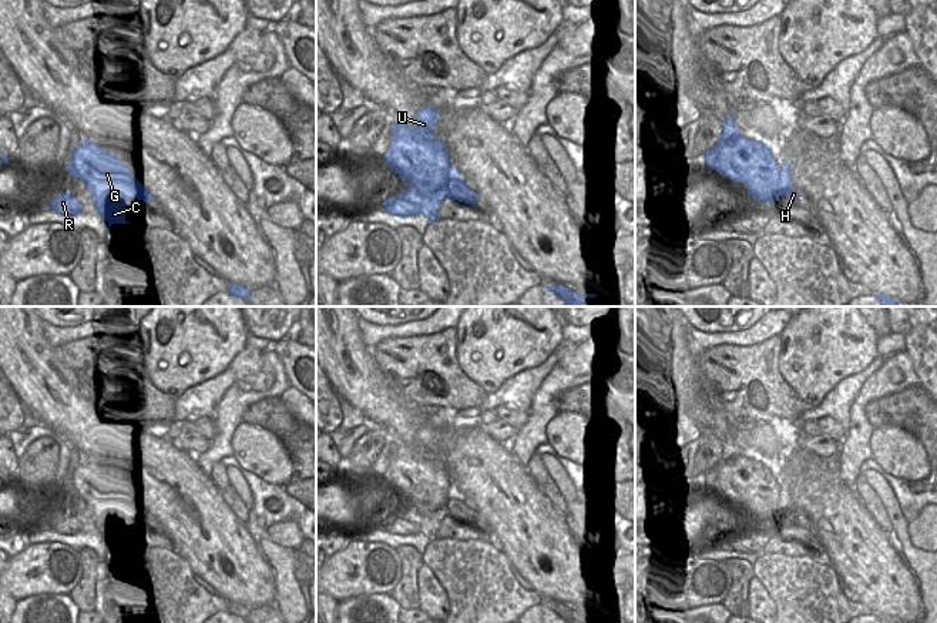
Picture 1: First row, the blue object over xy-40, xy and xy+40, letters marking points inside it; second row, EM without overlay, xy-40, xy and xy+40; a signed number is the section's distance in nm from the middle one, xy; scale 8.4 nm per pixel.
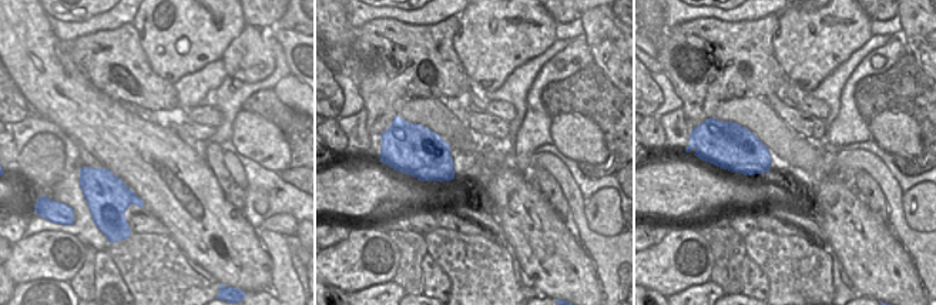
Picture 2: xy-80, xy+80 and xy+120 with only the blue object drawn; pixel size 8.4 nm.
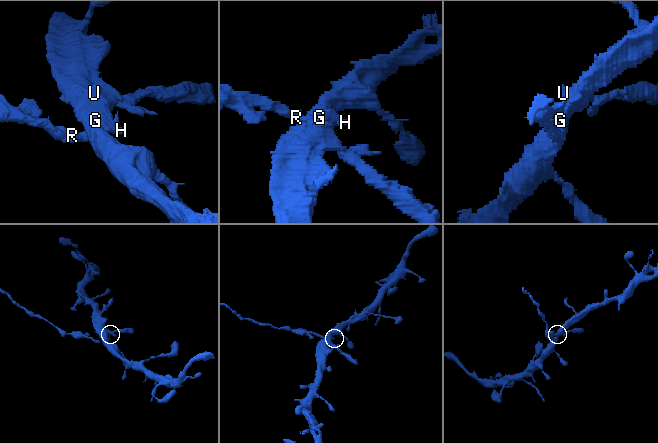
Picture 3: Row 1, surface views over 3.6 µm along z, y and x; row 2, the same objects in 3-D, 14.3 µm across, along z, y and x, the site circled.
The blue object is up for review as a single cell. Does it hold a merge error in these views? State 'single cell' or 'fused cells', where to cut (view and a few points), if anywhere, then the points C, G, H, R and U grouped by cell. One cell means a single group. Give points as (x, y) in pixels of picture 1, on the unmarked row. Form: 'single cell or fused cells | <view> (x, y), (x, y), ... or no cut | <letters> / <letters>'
fused cells | xy (400, 513), (413, 521), (420, 531) | C G H U / R

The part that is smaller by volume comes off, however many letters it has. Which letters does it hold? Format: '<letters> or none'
R

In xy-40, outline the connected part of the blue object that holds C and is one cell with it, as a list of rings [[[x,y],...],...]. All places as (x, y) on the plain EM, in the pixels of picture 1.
[[[91,459],[80,460],[66,488],[71,498],[80,498],[85,503],[95,523],[95,532],[108,542],[108,550],[112,543],[130,543],[125,540],[125,520],[128,518],[134,516],[151,523],[151,512],[130,492],[124,482]]]

